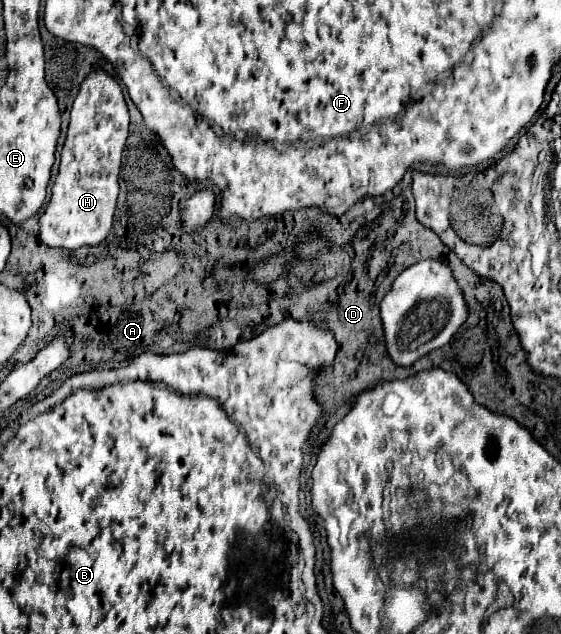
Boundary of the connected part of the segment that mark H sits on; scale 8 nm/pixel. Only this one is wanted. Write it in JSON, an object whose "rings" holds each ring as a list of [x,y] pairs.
{"rings":[[[103,68],[89,72],[71,108],[71,124],[61,150],[59,174],[51,188],[51,200],[39,216],[39,236],[47,246],[75,250],[79,246],[95,246],[105,240],[113,224],[121,156],[127,134],[129,110],[123,86]]]}

